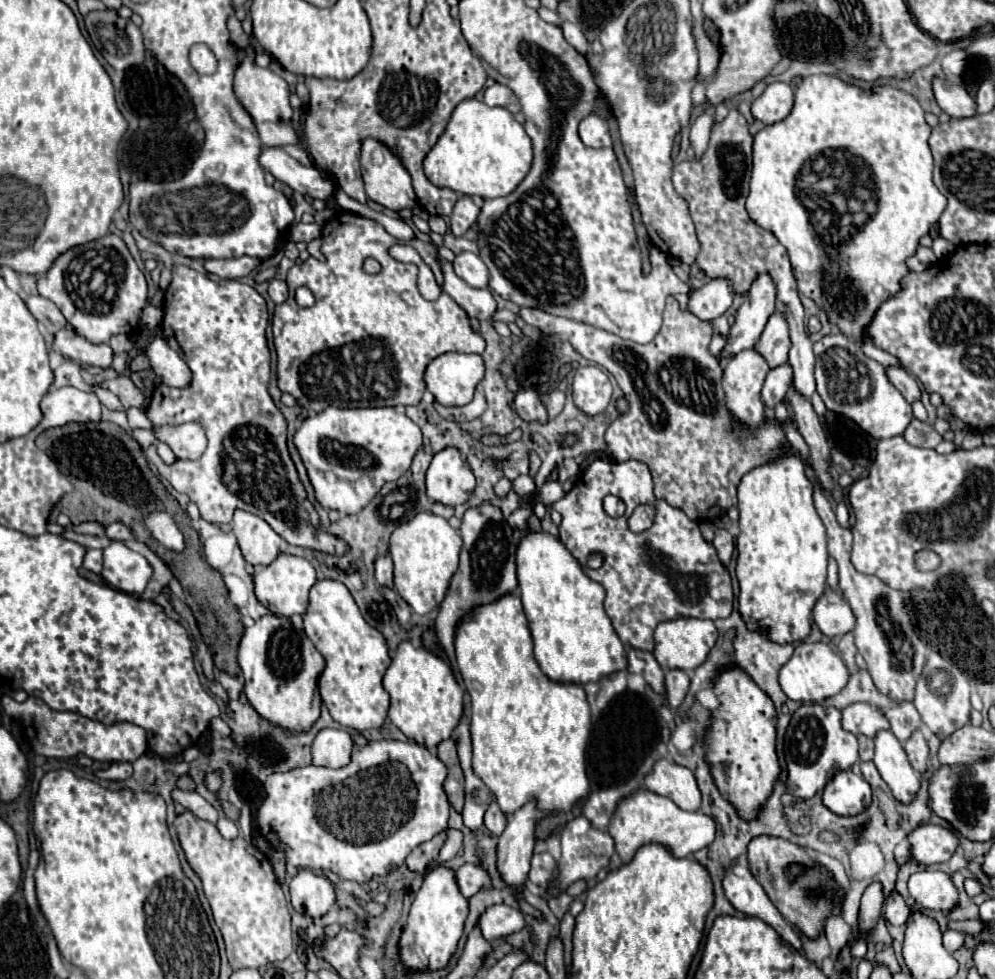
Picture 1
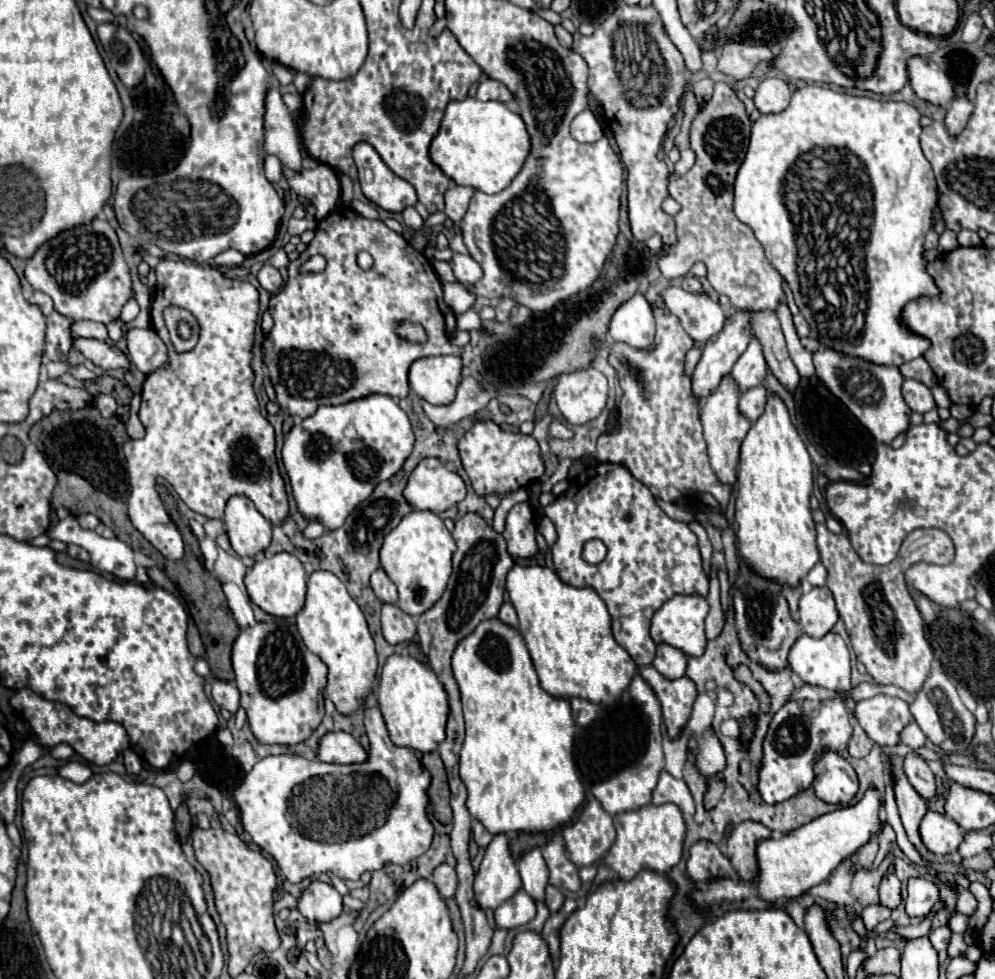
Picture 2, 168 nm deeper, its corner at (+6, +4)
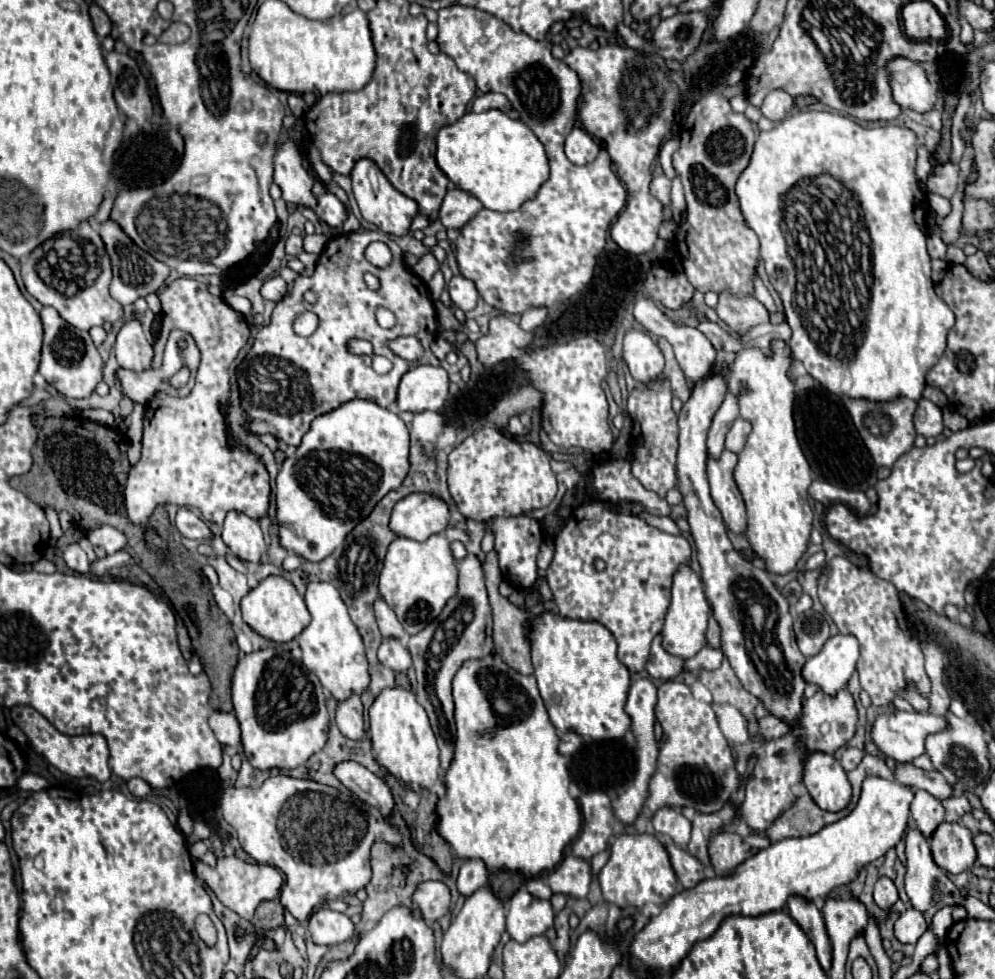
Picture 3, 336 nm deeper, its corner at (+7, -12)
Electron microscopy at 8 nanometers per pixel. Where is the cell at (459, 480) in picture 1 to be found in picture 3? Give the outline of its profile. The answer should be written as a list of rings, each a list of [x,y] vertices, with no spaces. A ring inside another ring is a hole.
[[[412,492],[402,498],[392,512],[390,528],[398,536],[426,540],[432,534],[444,532],[450,524],[448,504],[428,492]]]

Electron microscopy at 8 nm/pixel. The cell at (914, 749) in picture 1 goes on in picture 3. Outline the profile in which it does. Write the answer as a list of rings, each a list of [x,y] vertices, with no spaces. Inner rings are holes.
[[[916,790],[914,800],[910,804],[910,816],[914,818],[916,828],[926,838],[930,838],[934,828],[944,820],[944,808],[942,808],[942,802],[930,796],[926,790]]]

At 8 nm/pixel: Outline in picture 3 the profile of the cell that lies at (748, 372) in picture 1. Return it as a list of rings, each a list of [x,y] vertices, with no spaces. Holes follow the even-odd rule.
[[[722,450],[722,454],[718,458],[708,456],[706,472],[708,472],[712,500],[718,506],[718,510],[722,512],[726,526],[738,534],[744,534],[746,508],[744,508],[740,490],[736,488],[734,476],[732,476],[736,460],[738,460],[738,456],[734,452]]]

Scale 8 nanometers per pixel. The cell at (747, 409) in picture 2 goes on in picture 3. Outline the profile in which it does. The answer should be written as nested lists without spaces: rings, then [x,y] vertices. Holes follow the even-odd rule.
[[[744,418],[734,420],[730,432],[726,434],[726,448],[732,452],[740,452],[746,444],[746,438],[750,432],[752,432],[752,424],[748,420],[744,420]]]

